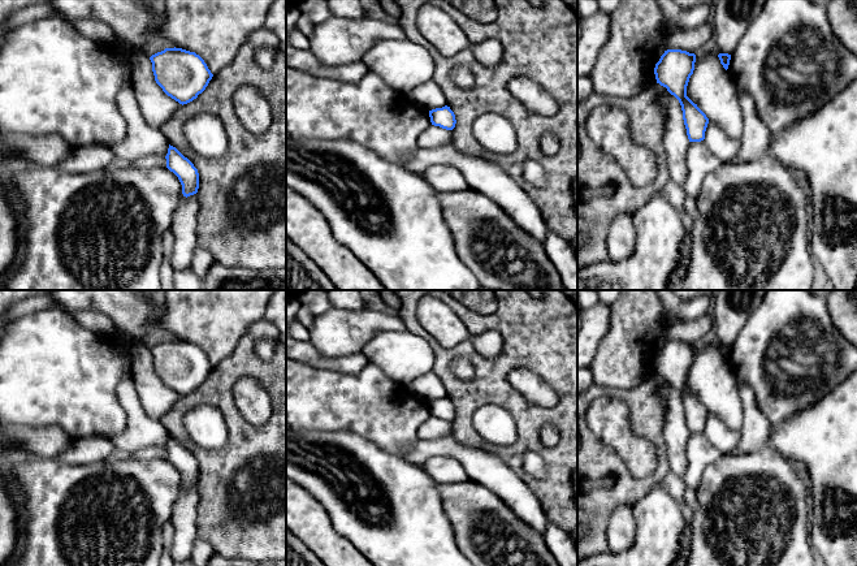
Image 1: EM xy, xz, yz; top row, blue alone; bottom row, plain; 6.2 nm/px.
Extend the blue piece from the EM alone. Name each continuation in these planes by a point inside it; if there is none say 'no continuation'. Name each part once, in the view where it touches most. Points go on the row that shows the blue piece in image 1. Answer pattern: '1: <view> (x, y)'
no continuation

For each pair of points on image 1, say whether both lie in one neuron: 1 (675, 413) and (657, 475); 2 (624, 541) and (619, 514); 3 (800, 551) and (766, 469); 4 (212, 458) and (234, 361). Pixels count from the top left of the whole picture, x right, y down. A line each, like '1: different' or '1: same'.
1: different
2: same
3: same
4: same

